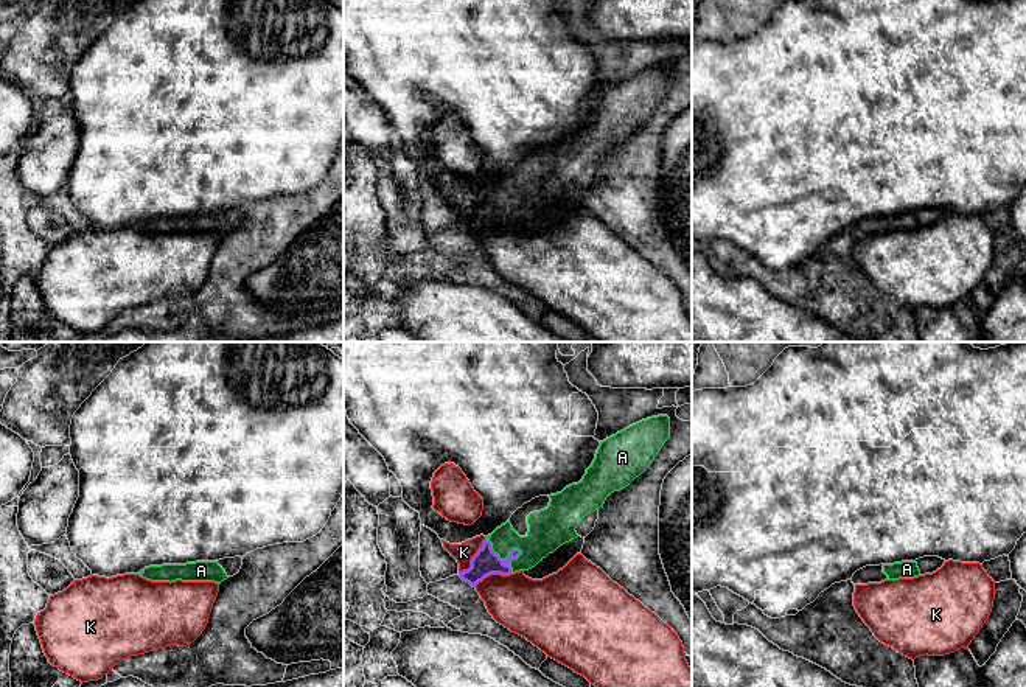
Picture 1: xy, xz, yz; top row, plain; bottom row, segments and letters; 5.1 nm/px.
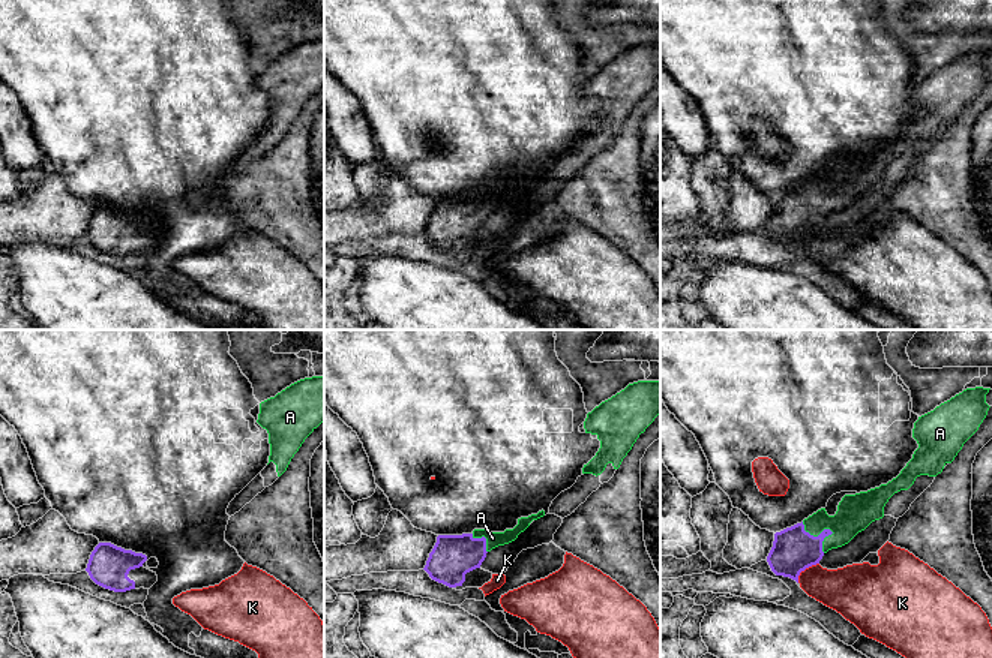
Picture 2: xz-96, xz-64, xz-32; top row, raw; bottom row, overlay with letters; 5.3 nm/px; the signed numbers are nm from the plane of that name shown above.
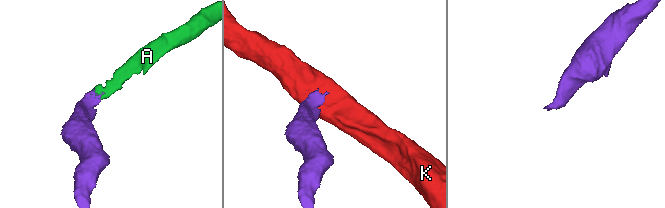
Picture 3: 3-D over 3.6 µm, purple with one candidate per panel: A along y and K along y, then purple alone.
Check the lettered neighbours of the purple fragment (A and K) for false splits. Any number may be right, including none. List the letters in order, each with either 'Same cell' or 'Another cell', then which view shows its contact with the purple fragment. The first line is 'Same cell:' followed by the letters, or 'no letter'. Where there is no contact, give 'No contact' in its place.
Same cell: A
A: Same cell. Touches purple in xz
K: Another cell. Touches purple in xz

